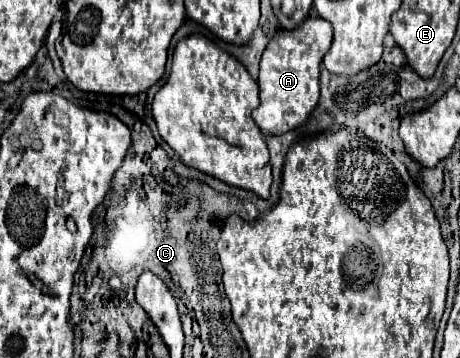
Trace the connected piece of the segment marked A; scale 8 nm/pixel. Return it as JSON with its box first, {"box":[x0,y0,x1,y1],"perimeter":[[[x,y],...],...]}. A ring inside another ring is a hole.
{"box":[254,16,332,134],"perimeter":[[[308,16],[300,28],[278,30],[268,42],[260,60],[260,106],[254,110],[254,122],[262,132],[284,134],[300,126],[318,102],[320,62],[332,42],[332,24],[320,16]]]}

